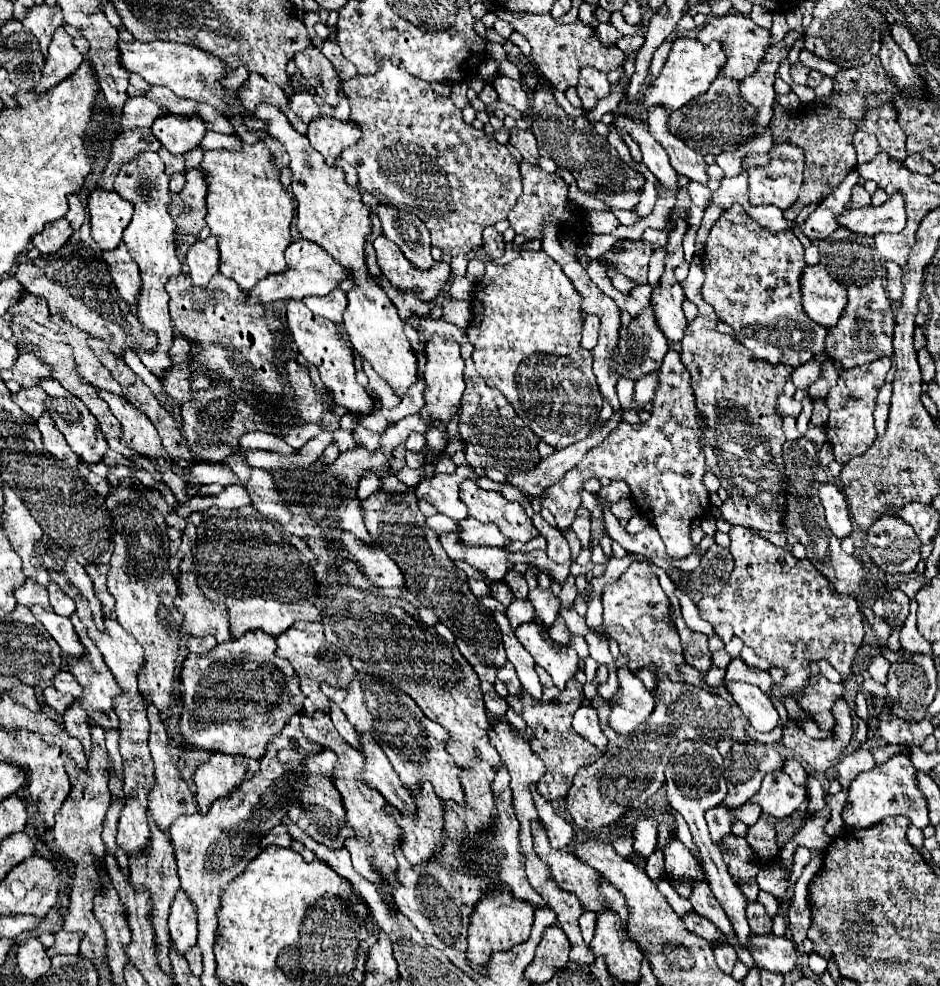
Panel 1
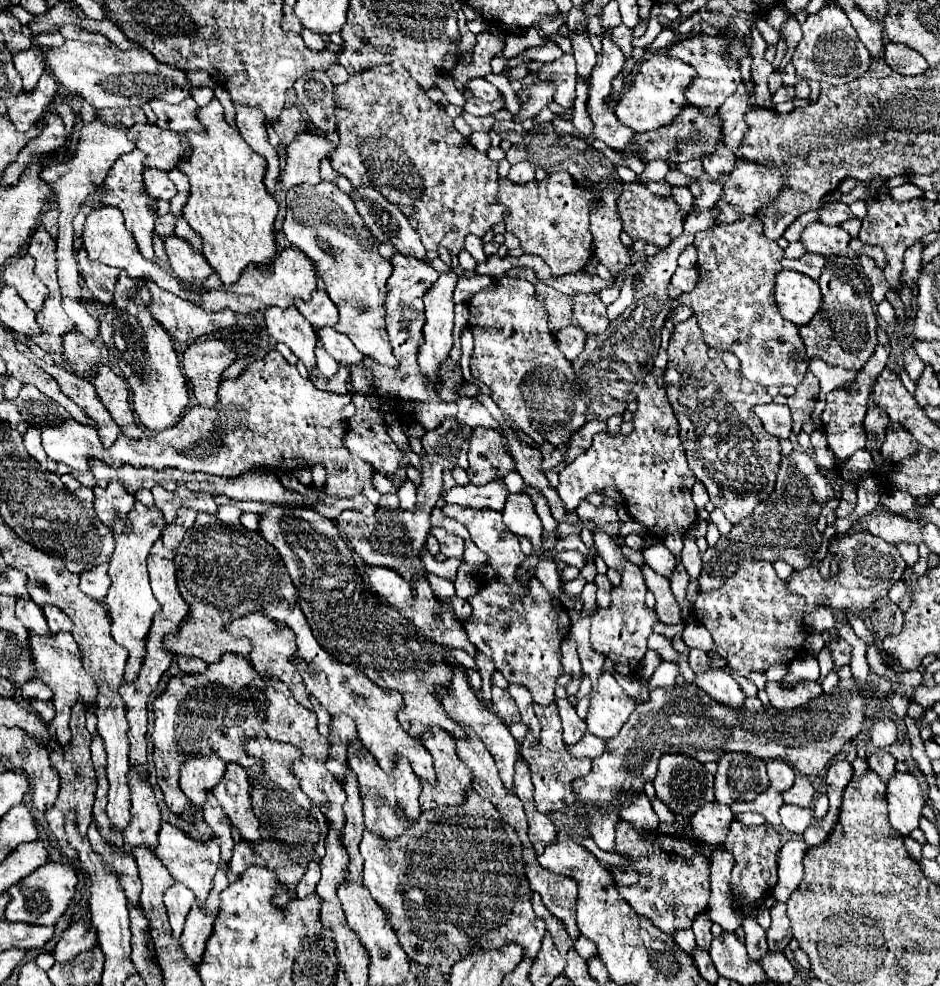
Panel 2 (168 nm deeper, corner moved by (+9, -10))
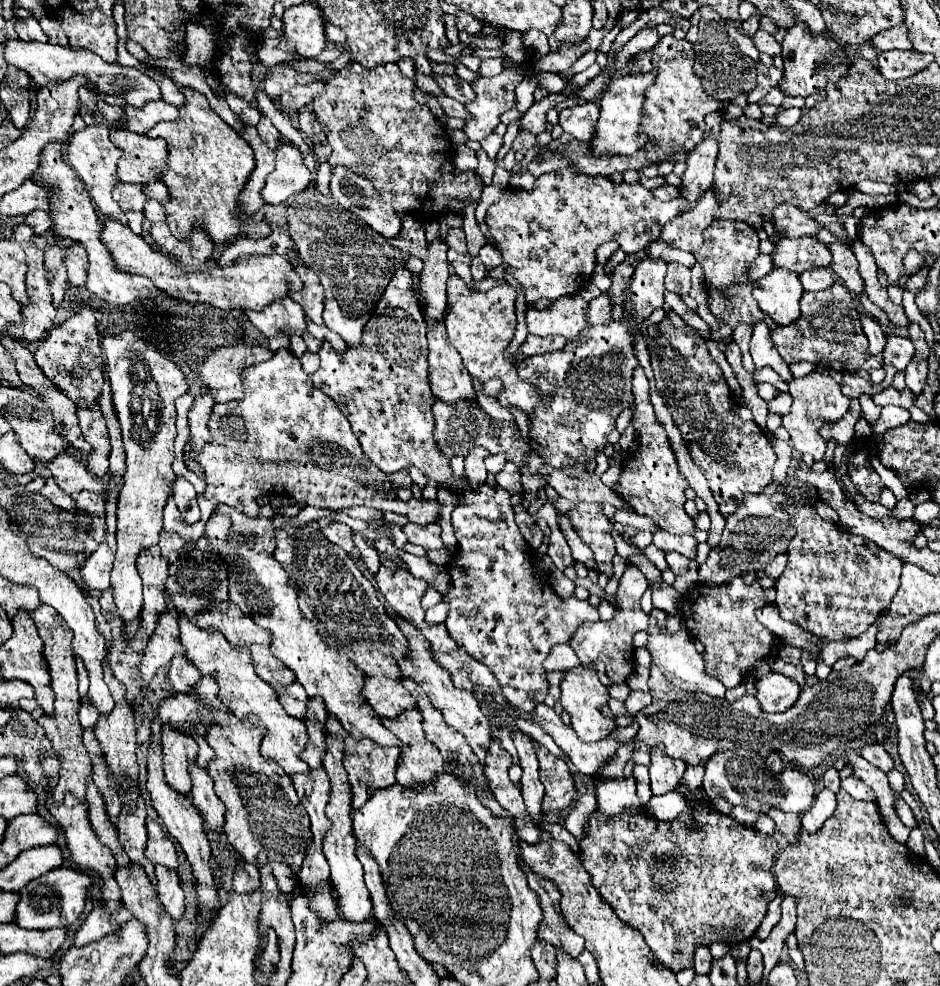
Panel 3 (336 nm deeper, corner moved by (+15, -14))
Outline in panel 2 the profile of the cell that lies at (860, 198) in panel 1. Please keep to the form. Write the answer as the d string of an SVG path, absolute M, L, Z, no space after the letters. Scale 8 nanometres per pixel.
M844 202L826 204L820 210L820 222L824 222L824 224L842 224L850 218L852 218L852 212L850 212L848 204L844 204Z

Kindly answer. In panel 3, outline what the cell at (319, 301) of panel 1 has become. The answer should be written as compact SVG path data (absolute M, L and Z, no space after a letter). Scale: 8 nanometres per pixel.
M292 254L290 258L290 264L292 268L296 270L296 274L300 276L302 280L302 290L300 292L290 292L292 300L294 302L300 302L306 316L316 322L316 324L322 324L322 310L324 310L324 290L318 282L318 276L314 272L310 272L310 268L296 256Z

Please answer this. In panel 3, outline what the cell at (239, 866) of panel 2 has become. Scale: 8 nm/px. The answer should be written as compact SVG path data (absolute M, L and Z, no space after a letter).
M242 862L234 872L234 888L236 892L254 892L260 886L260 874L254 864Z

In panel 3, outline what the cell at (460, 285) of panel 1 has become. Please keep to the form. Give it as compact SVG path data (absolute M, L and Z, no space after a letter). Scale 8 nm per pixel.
M434 238L428 244L428 254L422 260L424 268L420 272L420 288L426 300L426 322L438 324L444 320L446 310L446 282L448 282L448 244L442 238Z

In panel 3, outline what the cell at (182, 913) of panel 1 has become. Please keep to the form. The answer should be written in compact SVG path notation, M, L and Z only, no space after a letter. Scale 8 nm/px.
M156 866L156 890L160 896L160 902L166 906L168 914L174 920L180 920L184 914L184 892L180 888L180 880L176 870L164 868L164 866Z

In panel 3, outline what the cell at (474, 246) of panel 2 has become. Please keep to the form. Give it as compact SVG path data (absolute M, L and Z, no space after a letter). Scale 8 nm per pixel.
M448 228L446 232L446 244L460 252L460 254L468 254L468 248L466 248L466 236L464 236L464 230L462 228Z

